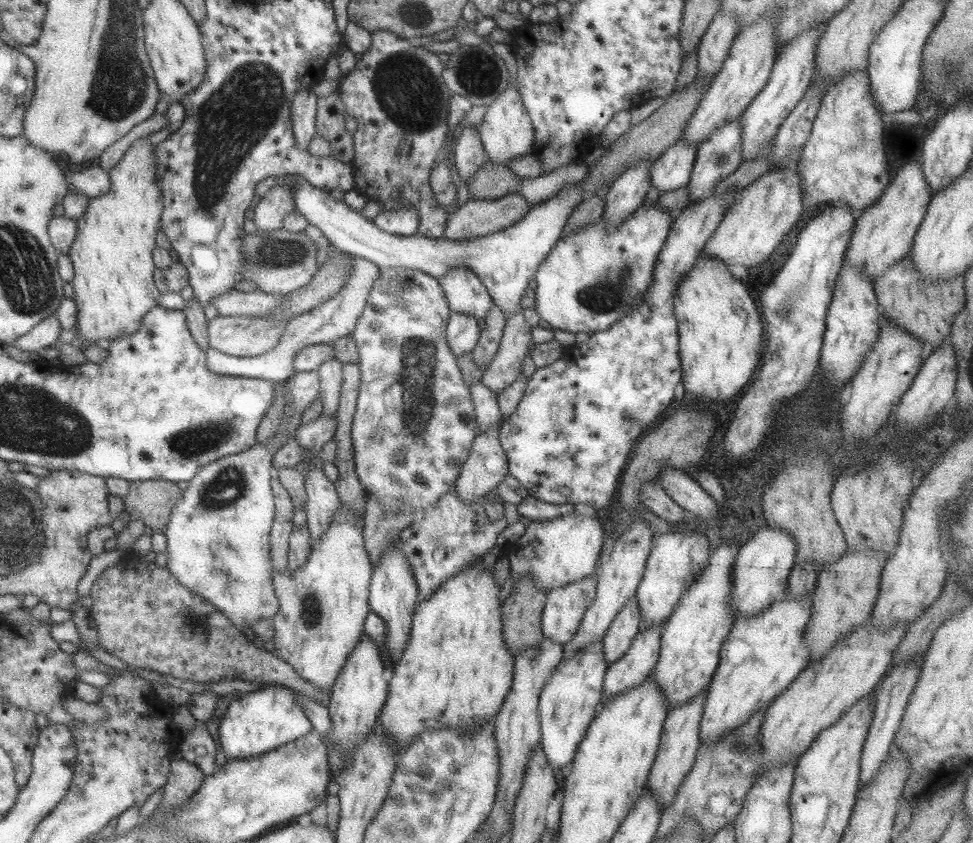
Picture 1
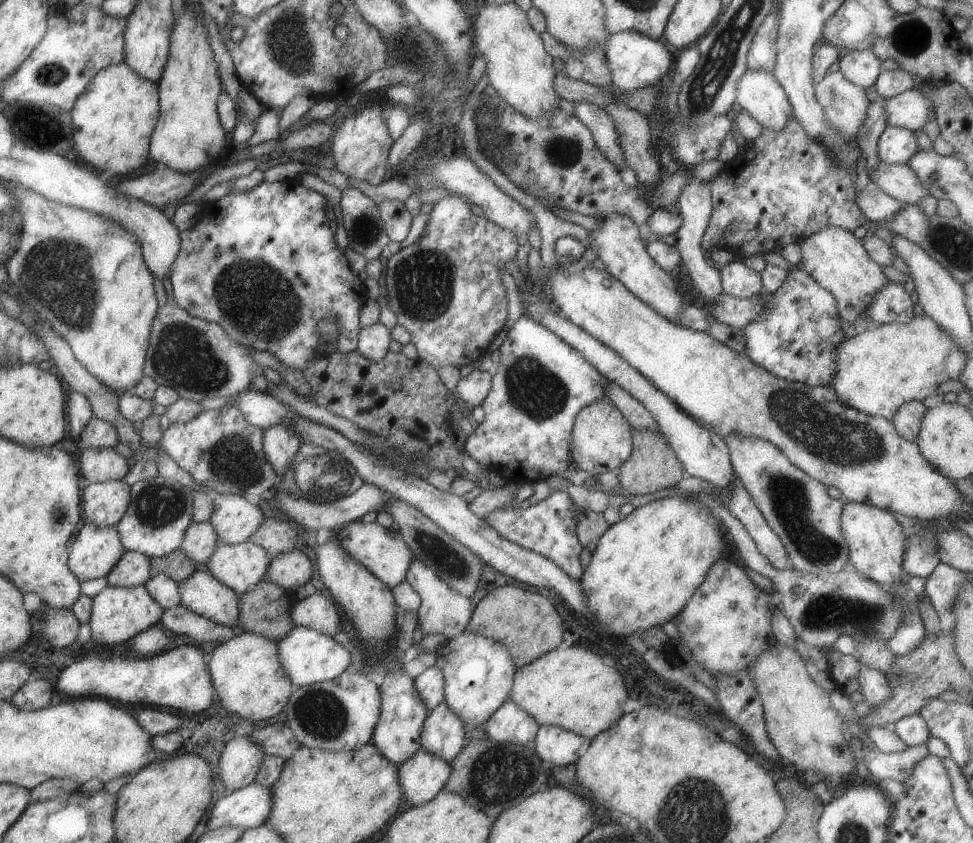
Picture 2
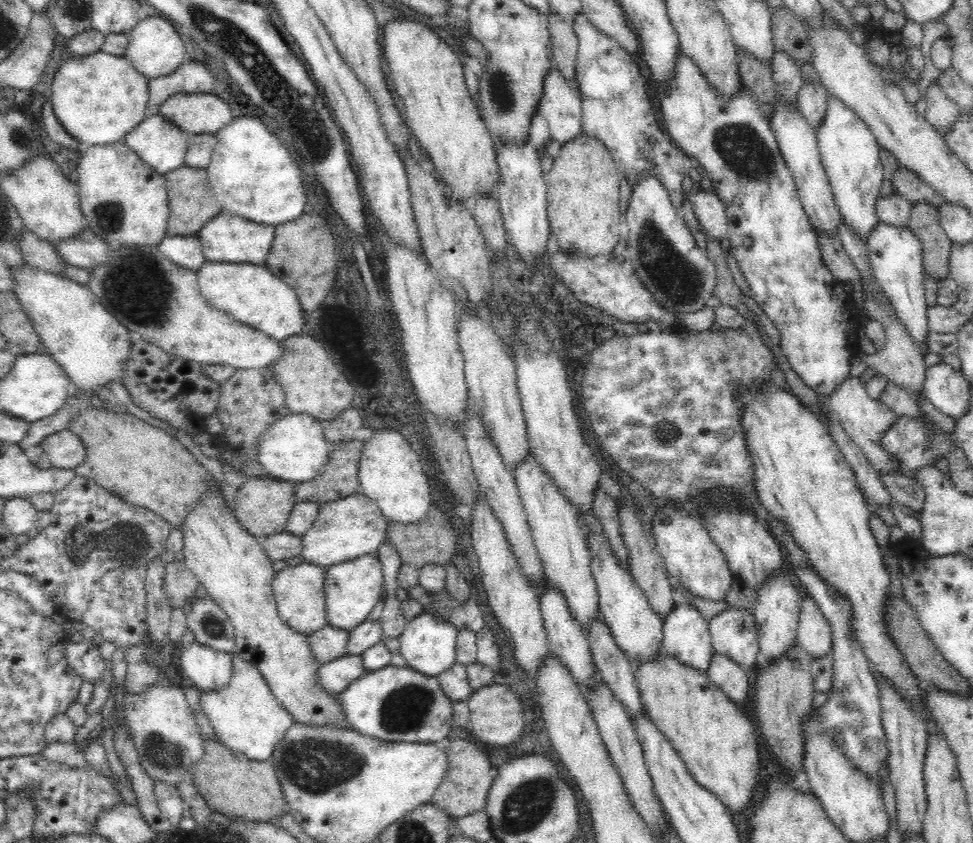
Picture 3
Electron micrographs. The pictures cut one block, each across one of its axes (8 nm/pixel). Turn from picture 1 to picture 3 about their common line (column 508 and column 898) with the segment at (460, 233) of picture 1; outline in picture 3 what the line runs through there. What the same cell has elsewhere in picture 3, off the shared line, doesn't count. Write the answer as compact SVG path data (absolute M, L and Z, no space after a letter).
M896 193L888 196L880 194L874 202L874 213L878 220L892 226L909 227L910 210L912 203Z

